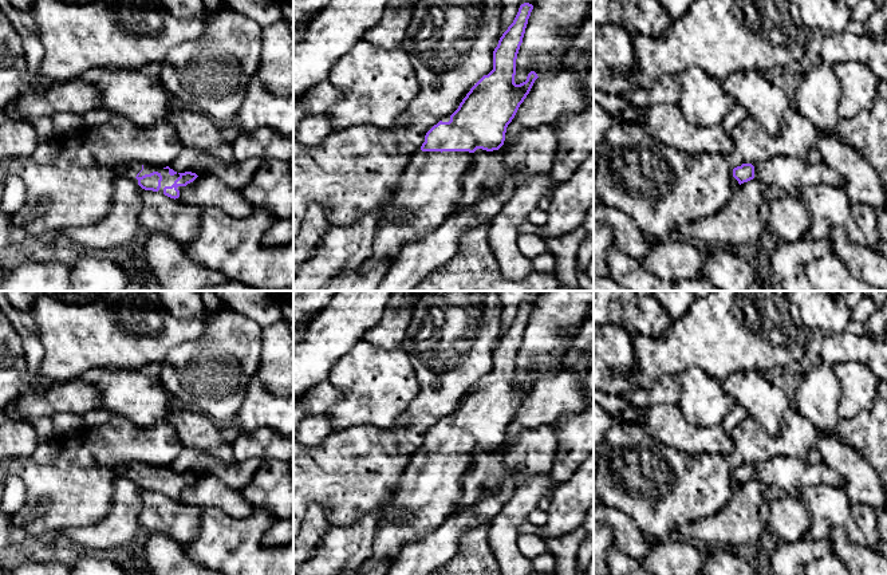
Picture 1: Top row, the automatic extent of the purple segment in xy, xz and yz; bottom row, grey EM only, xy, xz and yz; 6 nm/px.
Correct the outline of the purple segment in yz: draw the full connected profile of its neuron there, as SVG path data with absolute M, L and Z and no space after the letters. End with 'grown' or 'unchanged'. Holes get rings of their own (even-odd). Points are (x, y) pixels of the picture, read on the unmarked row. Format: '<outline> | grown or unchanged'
M773 457L754 465L742 464L733 469L733 477L740 485L757 477L768 487L780 488L793 497L799 497L804 488L820 484L845 488L845 480L824 462L812 465L795 457Z | grown

